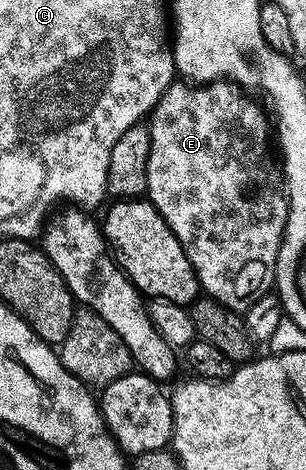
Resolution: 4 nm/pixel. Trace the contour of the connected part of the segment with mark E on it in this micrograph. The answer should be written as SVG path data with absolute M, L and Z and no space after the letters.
M189 82L170 84L166 92L159 98L159 102L147 120L151 134L151 154L147 158L147 186L145 187L149 203L155 206L155 210L159 210L166 226L172 230L173 237L183 246L183 250L197 275L200 291L206 297L217 300L240 314L244 313L255 302L259 302L259 298L270 295L271 289L274 287L277 278L279 246L283 242L287 214L289 213L289 198L283 187L282 173L275 160L275 165L273 165L273 160L269 157L269 144L271 148L270 117L266 113L265 117L251 101L245 99L249 99L246 93L232 82L214 82L200 86L194 86Z

